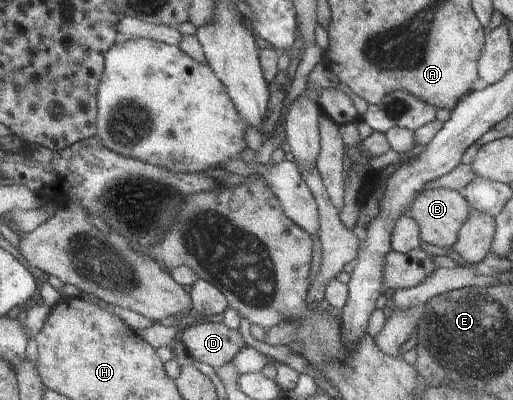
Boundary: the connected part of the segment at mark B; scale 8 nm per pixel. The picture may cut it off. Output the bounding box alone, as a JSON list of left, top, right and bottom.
[409,188,470,248]

